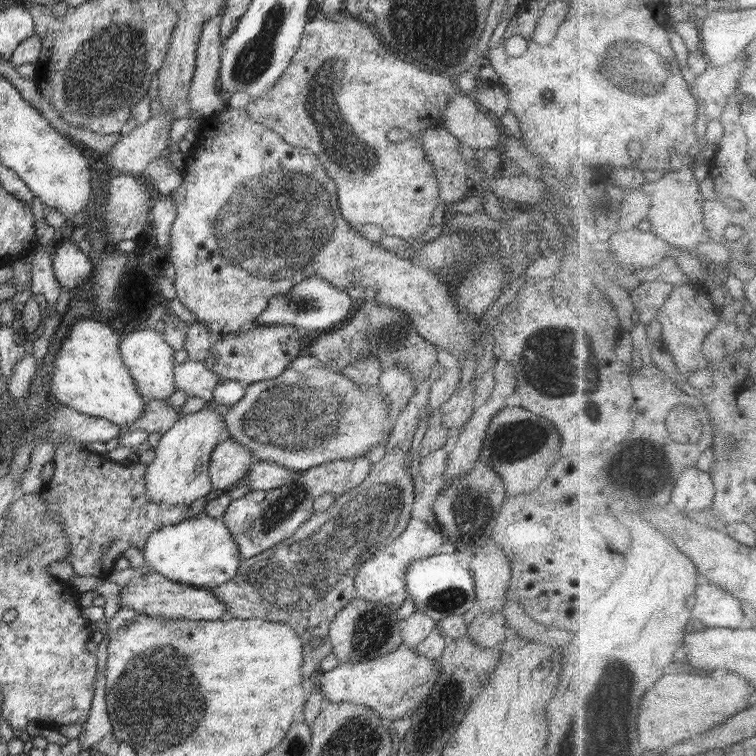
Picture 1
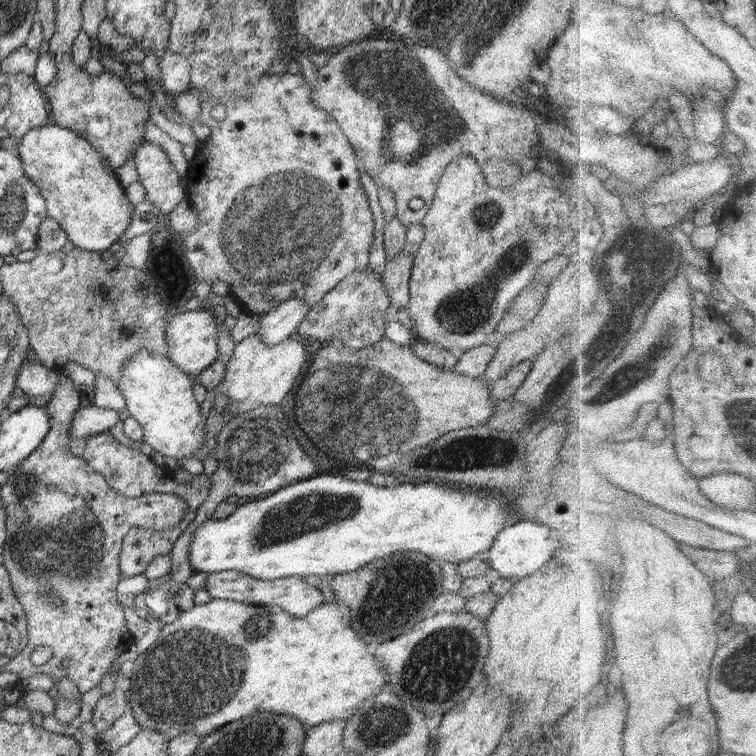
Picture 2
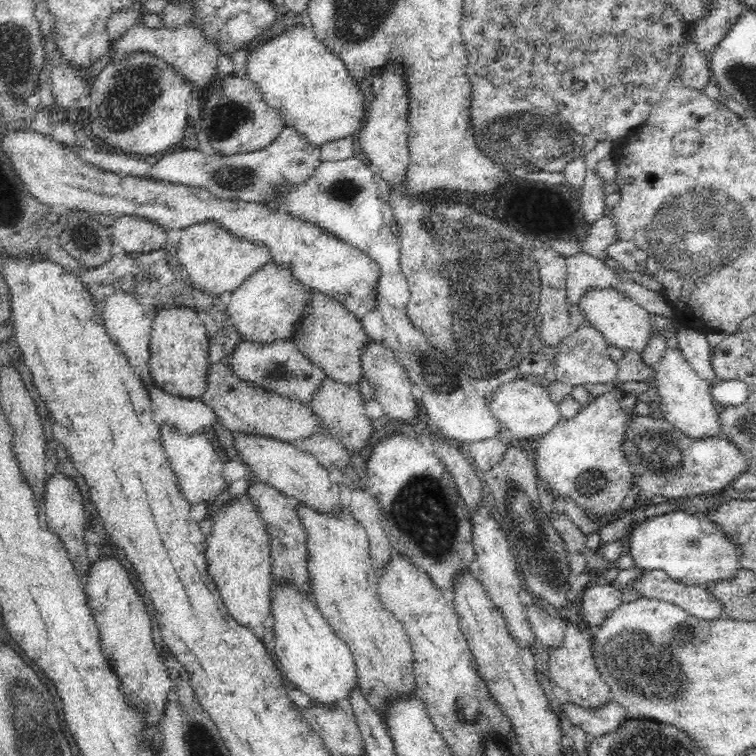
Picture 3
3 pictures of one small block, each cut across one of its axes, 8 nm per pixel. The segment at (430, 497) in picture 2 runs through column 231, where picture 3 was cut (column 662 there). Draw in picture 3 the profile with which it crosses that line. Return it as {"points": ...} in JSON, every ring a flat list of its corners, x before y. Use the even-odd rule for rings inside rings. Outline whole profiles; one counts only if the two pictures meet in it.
{"points":[[666,512,633,526,628,534,628,547,636,567,644,571,662,570,674,581,688,586,726,581,736,577,742,550,727,536,720,525,686,512]]}

